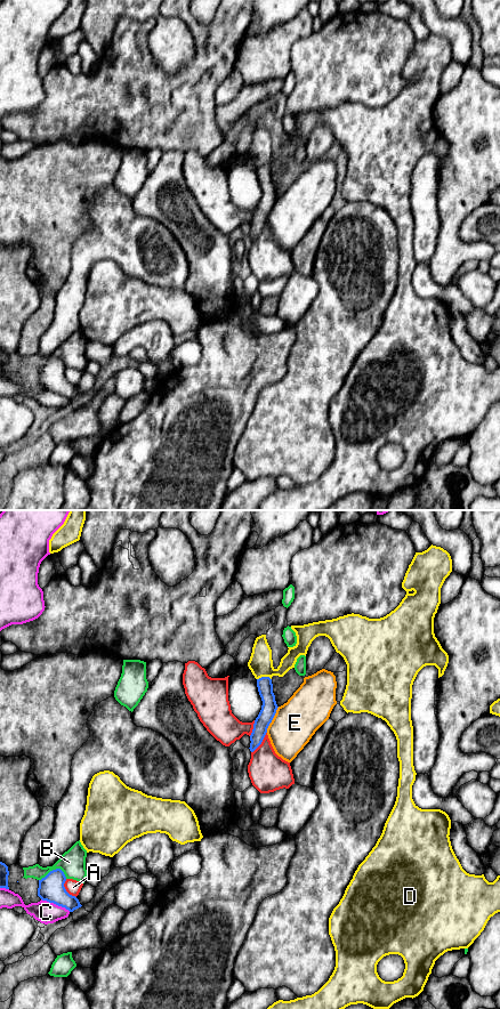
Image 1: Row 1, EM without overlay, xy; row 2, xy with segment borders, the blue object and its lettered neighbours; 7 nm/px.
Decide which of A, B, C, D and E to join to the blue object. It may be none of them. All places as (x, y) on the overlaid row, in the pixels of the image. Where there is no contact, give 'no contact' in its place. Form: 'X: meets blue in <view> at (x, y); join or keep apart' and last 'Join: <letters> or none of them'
A: meets blue in xy at (65, 889); keep apart
B: meets blue in xy at (53, 870); keep apart
C: meets blue in xy at (56, 904); keep apart
D: meets blue in xy at (264, 677); keep apart
E: meets blue in xy at (272, 719); keep apart
Join: none of them

